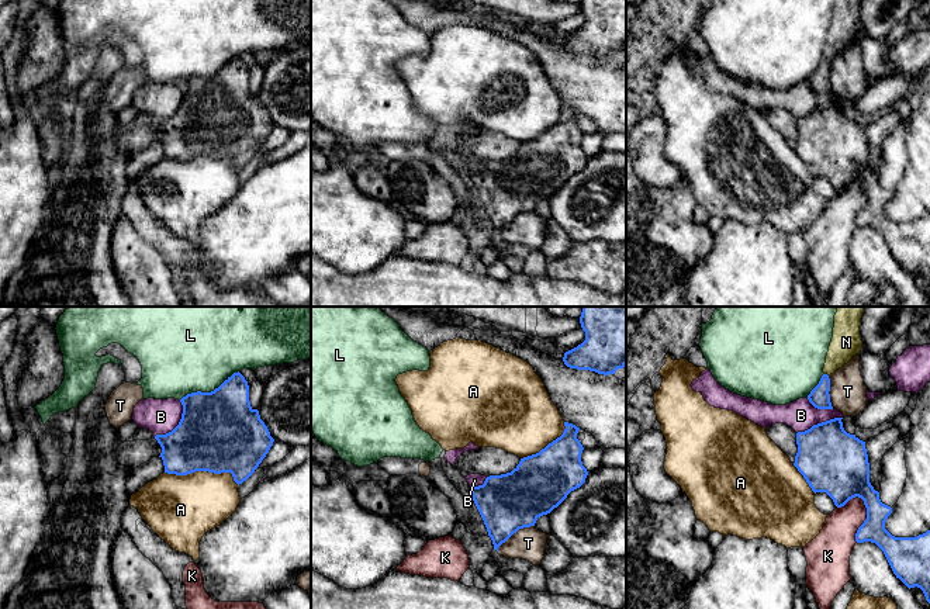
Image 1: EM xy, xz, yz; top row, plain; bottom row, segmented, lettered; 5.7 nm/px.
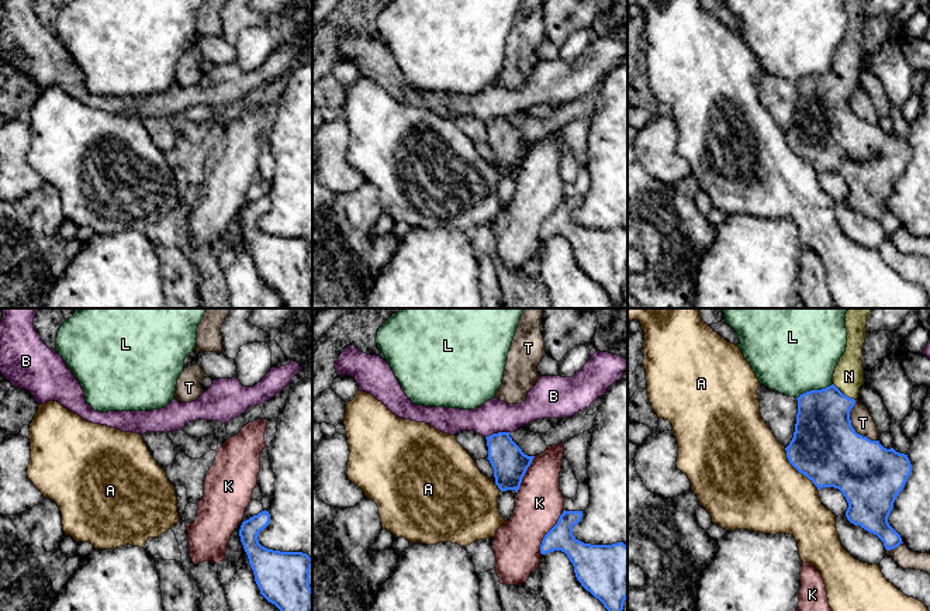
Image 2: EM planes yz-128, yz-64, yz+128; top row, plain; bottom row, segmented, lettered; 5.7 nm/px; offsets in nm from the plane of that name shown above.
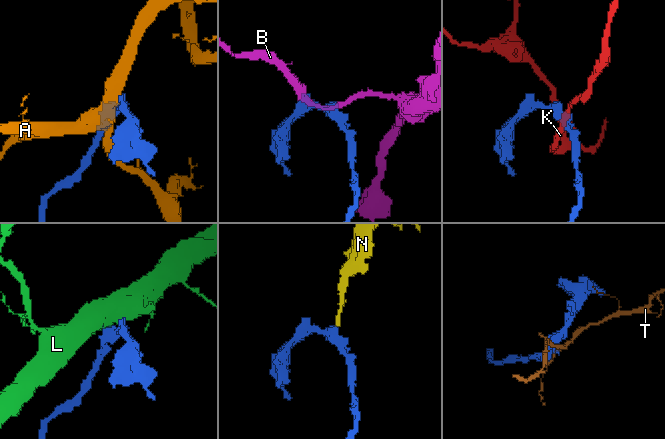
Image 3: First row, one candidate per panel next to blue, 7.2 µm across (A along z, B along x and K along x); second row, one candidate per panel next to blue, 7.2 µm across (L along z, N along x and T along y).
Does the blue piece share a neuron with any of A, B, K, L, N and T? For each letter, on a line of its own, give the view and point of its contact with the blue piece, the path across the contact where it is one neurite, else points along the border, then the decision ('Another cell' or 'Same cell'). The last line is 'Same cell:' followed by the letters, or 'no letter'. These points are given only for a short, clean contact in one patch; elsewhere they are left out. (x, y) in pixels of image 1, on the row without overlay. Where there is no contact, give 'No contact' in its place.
A: Touches blue at xy (203, 155). Another cell
B: Touches blue at xy (179, 109). Boundary: xy (180, 86), (180, 106), (170, 116), (155, 121). Another cell
K: Touches blue at yz (865, 204). Another cell
L: Touches blue at xy (208, 78). Another cell
N: Touches blue at yz (826, 59). Path across: yz (819, 82), (826, 59), (846, 27). Same cell
T: Touches blue at xz (514, 217). Another cell
Same cell: N

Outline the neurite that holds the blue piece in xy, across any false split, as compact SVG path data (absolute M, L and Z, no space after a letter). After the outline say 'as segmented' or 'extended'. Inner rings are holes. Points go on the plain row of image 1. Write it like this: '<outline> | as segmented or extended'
M238 56L211 77L191 77L180 84L183 98L179 110L155 124L162 132L165 158L187 160L196 156L231 158L239 170L246 166L273 131L274 124L259 96L250 91L249 70Z | as segmented

